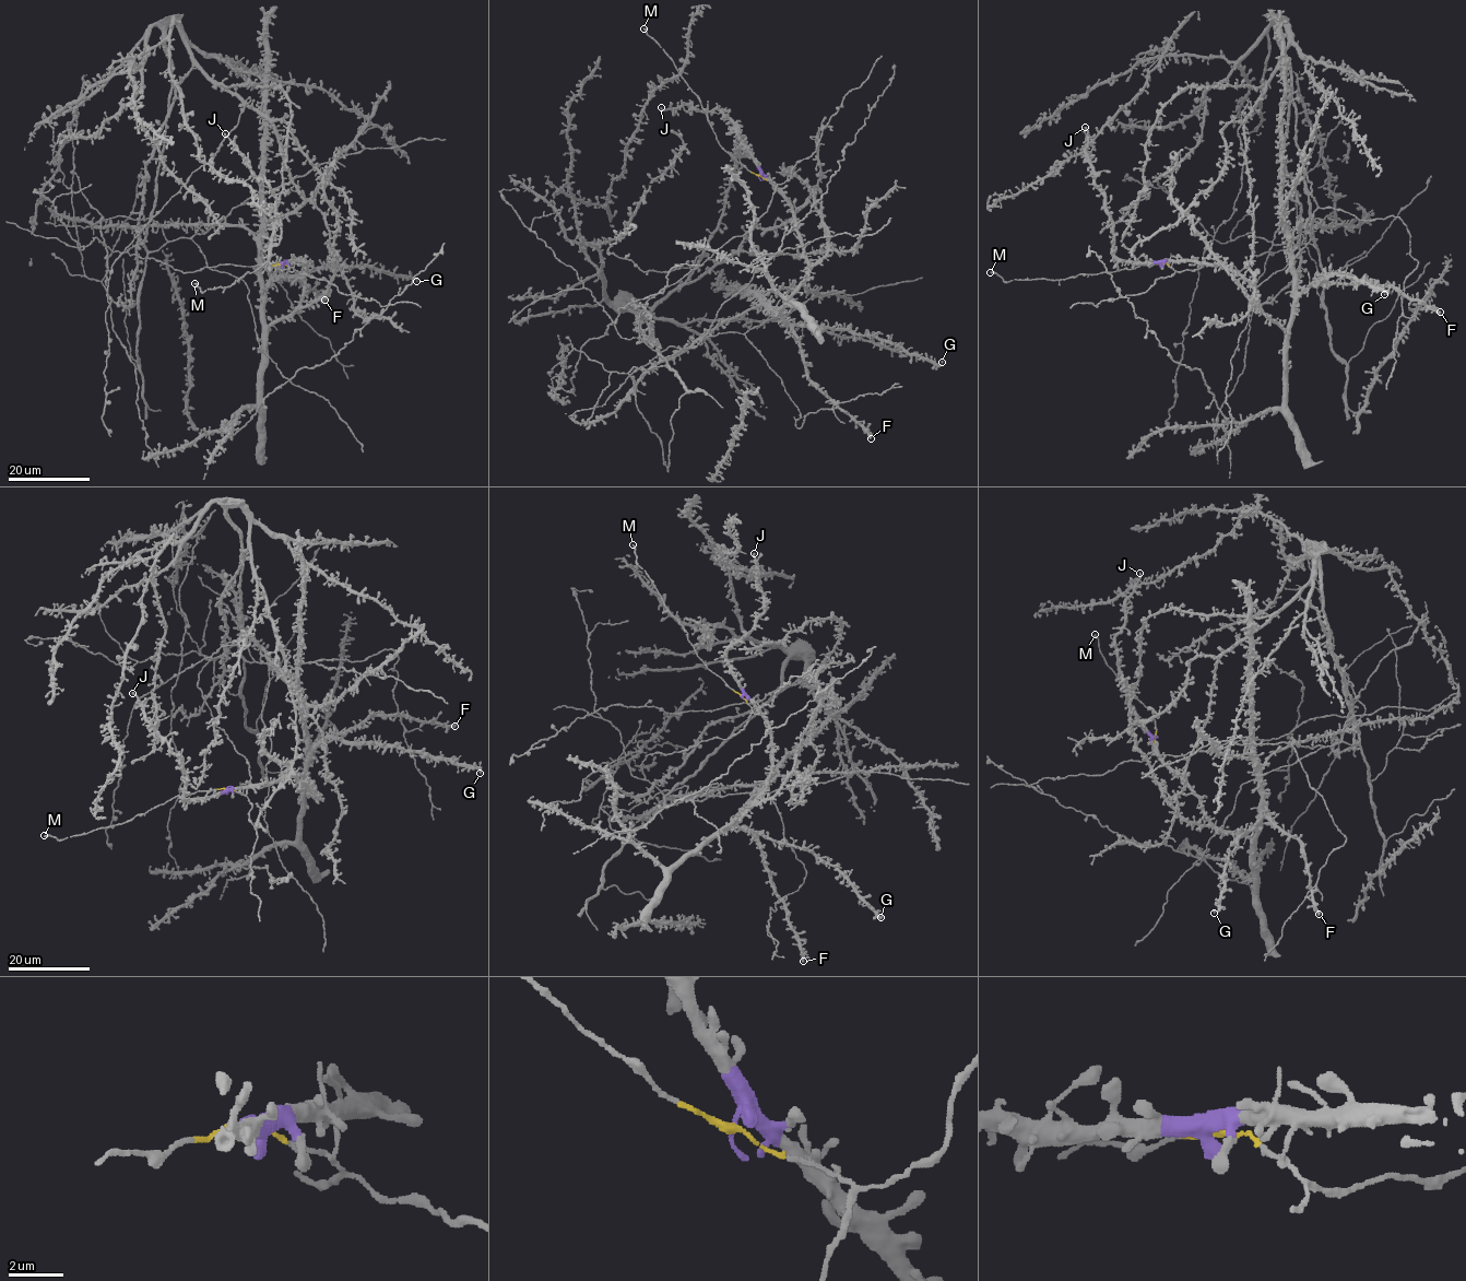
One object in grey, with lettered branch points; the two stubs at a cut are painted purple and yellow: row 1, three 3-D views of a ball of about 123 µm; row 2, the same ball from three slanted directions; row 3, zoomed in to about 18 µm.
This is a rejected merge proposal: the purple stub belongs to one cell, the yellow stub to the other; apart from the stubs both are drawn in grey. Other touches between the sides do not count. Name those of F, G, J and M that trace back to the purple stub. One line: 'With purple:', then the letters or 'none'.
With purple: F, G, J

